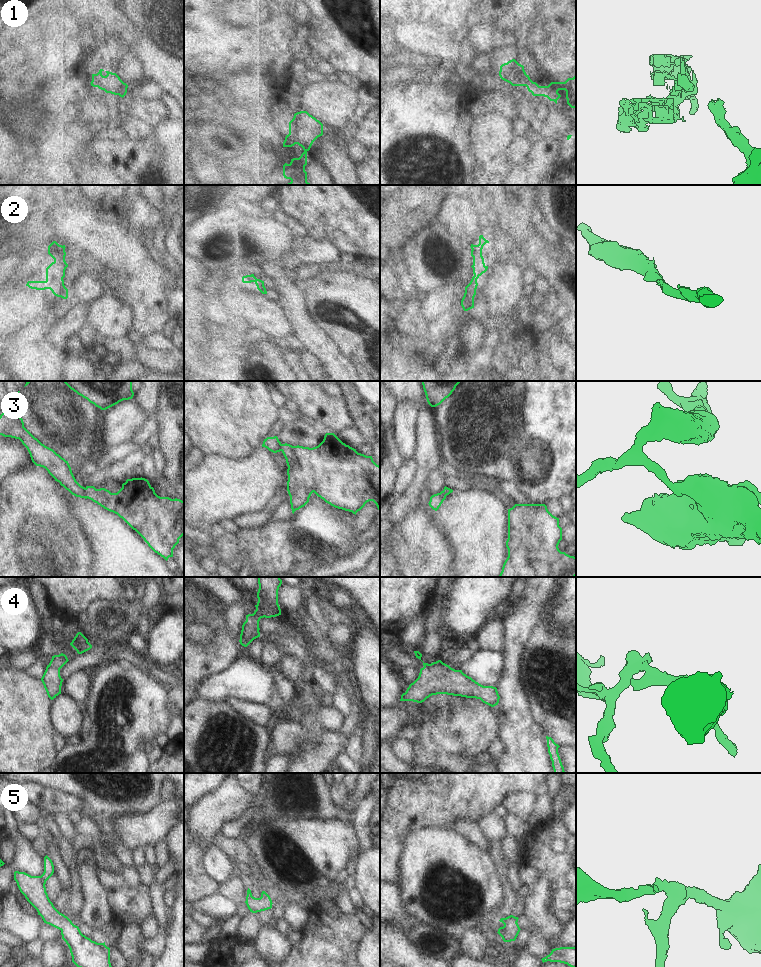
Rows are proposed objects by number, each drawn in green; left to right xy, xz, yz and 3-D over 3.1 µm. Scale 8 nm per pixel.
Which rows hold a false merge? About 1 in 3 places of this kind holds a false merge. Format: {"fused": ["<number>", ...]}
{"fused": ["1", "3"]}

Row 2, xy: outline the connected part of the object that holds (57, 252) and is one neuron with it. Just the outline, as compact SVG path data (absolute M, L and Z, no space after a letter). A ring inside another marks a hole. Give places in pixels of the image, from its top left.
M53 241L48 246L48 254L54 261L46 268L46 280L28 281L26 286L36 290L50 289L55 296L67 299L68 289L65 287L63 280L65 277L65 270L68 267L65 261L65 248L65 245L62 246L56 241Z

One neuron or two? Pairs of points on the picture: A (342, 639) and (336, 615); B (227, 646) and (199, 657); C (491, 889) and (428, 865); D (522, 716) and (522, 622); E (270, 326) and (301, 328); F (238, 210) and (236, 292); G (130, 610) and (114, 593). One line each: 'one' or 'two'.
A: one
B: one
C: one
D: one
E: two
F: two
G: two

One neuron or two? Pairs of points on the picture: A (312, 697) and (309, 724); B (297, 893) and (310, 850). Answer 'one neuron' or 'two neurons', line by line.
A: one neuron
B: one neuron

